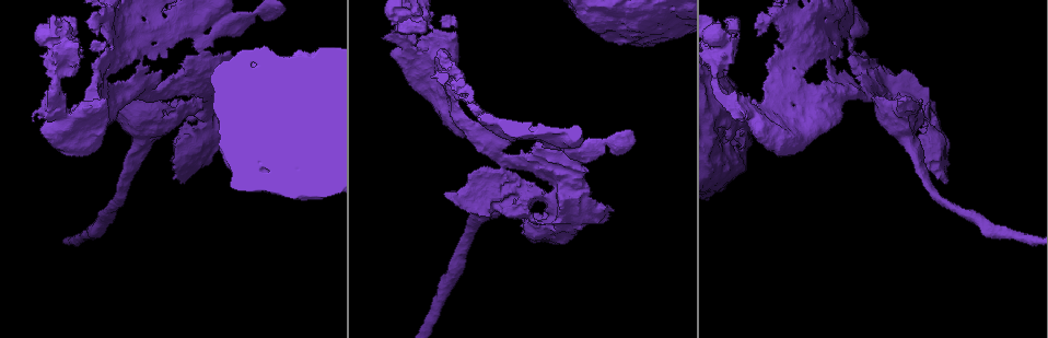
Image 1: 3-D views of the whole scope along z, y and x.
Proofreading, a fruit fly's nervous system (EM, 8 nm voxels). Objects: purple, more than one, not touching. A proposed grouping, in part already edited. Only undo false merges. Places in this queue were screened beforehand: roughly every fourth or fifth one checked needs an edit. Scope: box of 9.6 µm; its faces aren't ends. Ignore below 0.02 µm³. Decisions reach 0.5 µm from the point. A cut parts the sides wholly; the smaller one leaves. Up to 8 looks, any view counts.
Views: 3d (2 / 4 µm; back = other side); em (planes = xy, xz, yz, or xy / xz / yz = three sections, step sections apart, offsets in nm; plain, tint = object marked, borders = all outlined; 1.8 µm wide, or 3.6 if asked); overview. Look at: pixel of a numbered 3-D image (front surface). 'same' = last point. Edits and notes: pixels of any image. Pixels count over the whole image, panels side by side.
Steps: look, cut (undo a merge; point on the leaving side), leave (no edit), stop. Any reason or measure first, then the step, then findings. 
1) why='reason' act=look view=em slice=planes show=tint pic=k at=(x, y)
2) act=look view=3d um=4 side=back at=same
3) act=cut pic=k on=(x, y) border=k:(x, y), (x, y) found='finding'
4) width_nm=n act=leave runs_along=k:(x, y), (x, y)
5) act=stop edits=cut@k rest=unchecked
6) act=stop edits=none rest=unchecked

why='sharp bend' act=look view=em slice=yz step=8 show=tint pic=1 at=(720, 42)

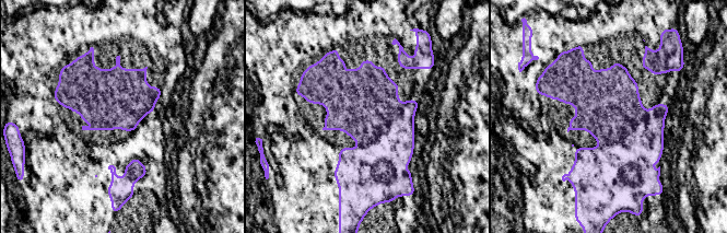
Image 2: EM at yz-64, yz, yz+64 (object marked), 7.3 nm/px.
act=leave found='one neuron here'

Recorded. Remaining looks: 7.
why='three-way junction' act=look view=em slice=xz step=4 show=tint pic=1 at=(777, 76)

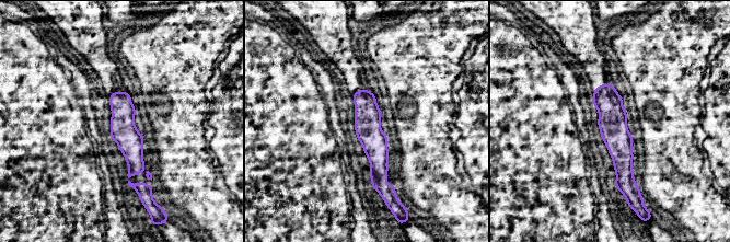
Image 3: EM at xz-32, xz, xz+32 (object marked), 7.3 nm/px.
why='another direction' act=look view=em slice=planes show=tint at=same

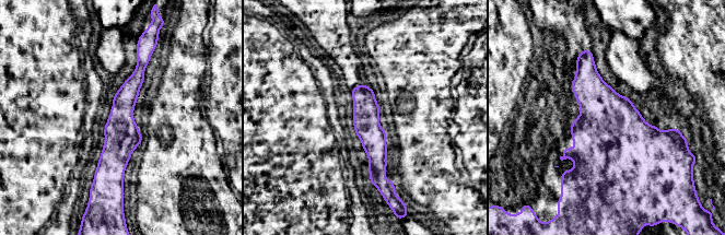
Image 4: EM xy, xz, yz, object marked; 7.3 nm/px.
act=leave runs_along=4:(140, 56), (123, 105), (115, 184) found='all the same neuron'

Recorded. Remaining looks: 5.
why='four or more arms meet' act=look view=3d um=2 pic=1 at=(569, 149)

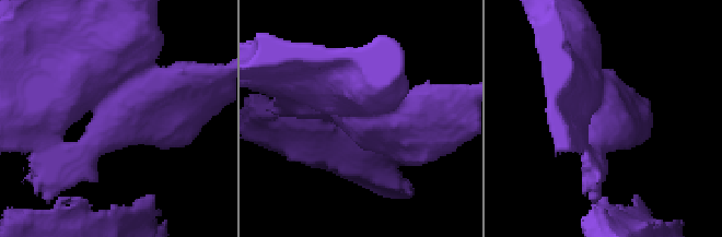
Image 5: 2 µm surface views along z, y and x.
arms=4 why='shape alone is not enough' act=look view=em slice=planes show=tint pic=5 at=(353, 110)

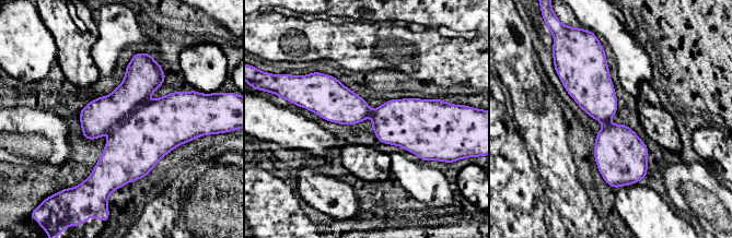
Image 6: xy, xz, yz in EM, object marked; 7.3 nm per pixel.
act=leave runs_along=6:(303, 103), (432, 125) found='continuous, no second neuron'

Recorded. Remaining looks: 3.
act=stop edits=none rest=unchecked

